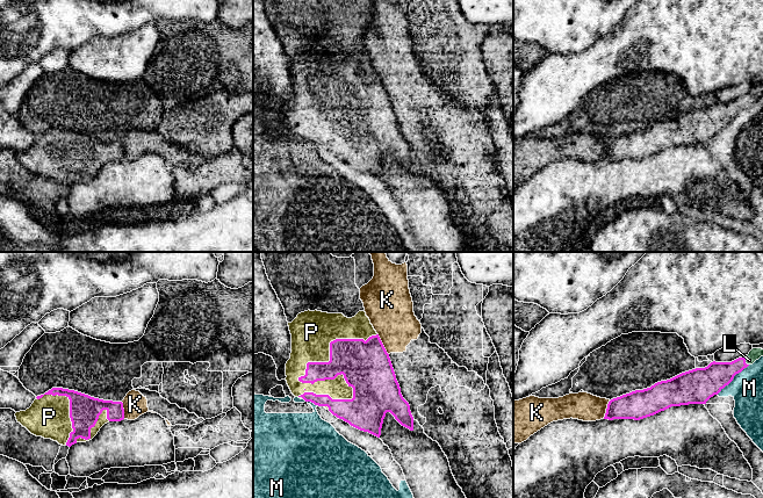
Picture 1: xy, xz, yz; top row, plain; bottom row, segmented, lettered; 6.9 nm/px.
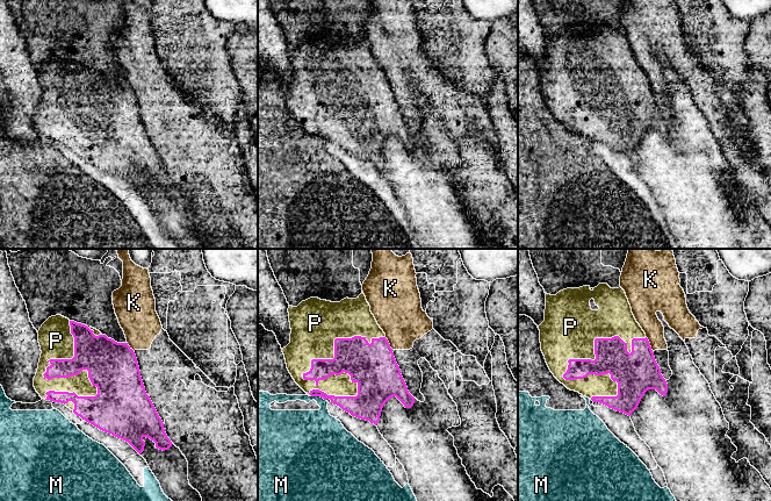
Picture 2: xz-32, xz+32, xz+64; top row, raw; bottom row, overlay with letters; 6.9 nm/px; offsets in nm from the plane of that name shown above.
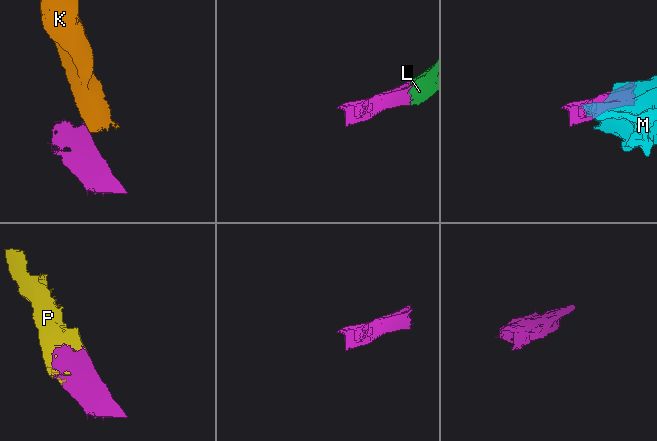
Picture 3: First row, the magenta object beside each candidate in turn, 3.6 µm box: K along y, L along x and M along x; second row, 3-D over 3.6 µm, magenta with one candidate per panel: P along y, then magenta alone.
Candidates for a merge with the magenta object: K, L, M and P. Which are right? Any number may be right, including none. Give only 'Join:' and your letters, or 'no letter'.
Join: L, P

